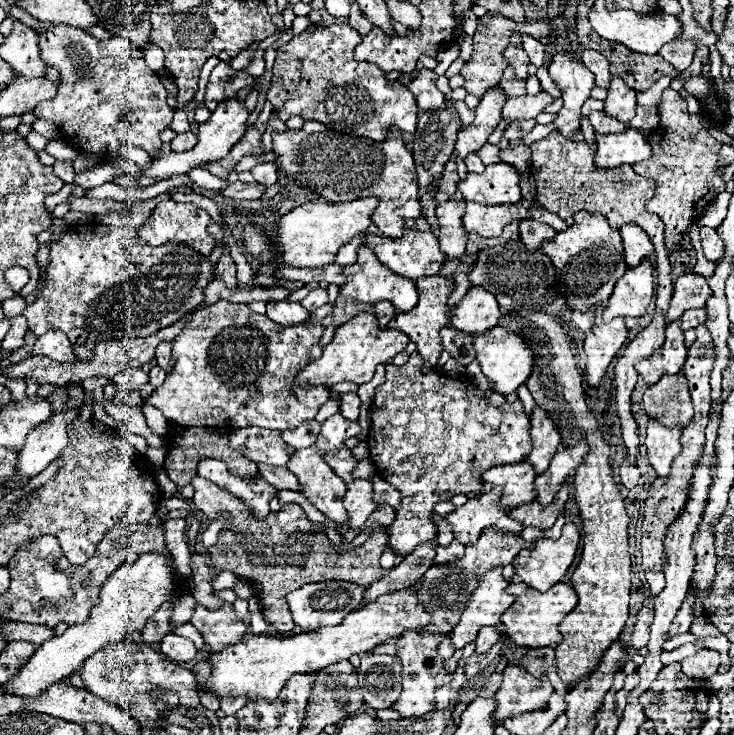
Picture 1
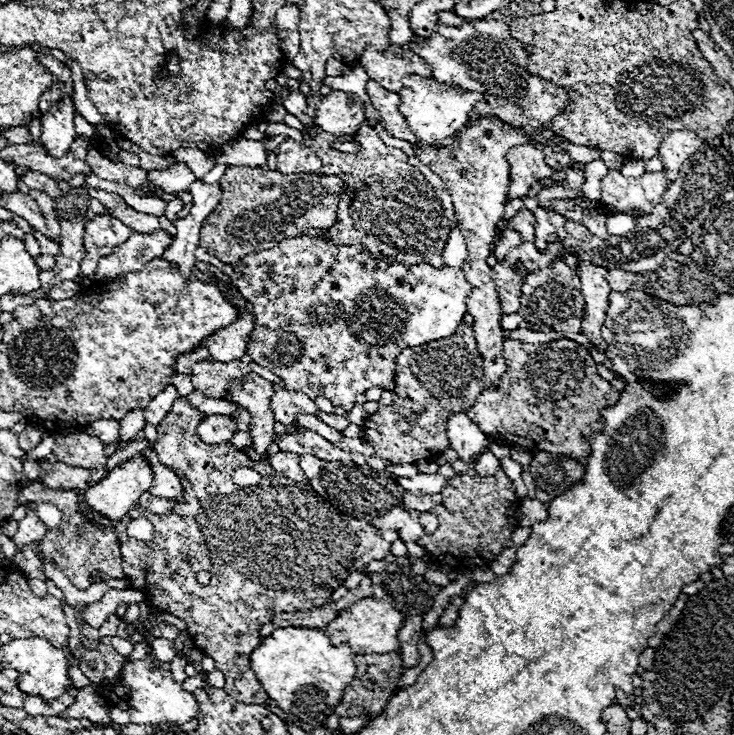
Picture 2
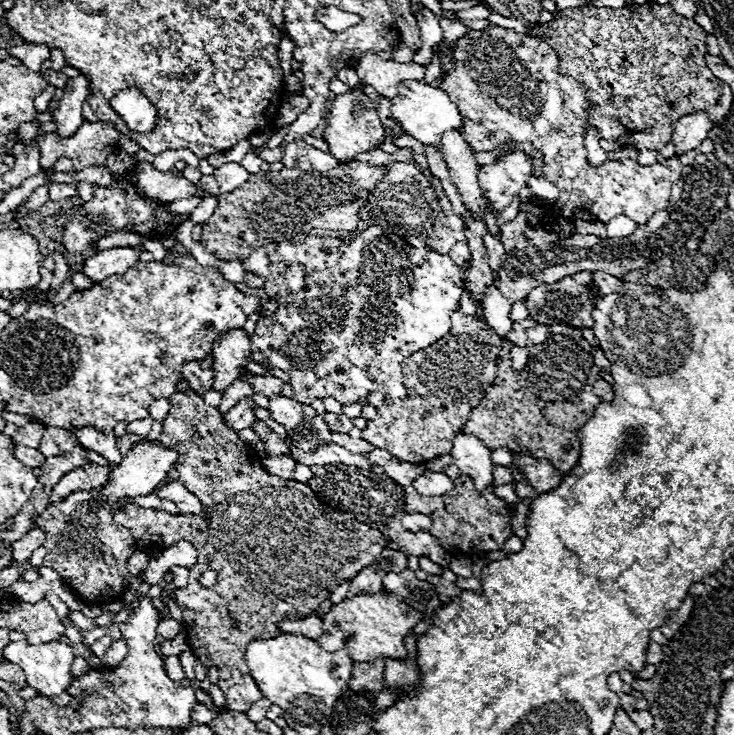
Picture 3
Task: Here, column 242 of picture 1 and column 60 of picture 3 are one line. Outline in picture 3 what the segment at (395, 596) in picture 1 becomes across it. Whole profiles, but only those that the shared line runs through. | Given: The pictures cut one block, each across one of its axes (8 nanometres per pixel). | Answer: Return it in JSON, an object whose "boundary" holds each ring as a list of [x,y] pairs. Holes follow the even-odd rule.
{"boundary":[[[26,640],[24,642],[10,642],[2,654],[8,662],[12,662],[24,670],[26,682],[42,696],[58,696],[72,682],[70,666],[74,662],[74,650],[66,642],[60,642],[60,640],[54,640],[48,644],[28,644]]]}

